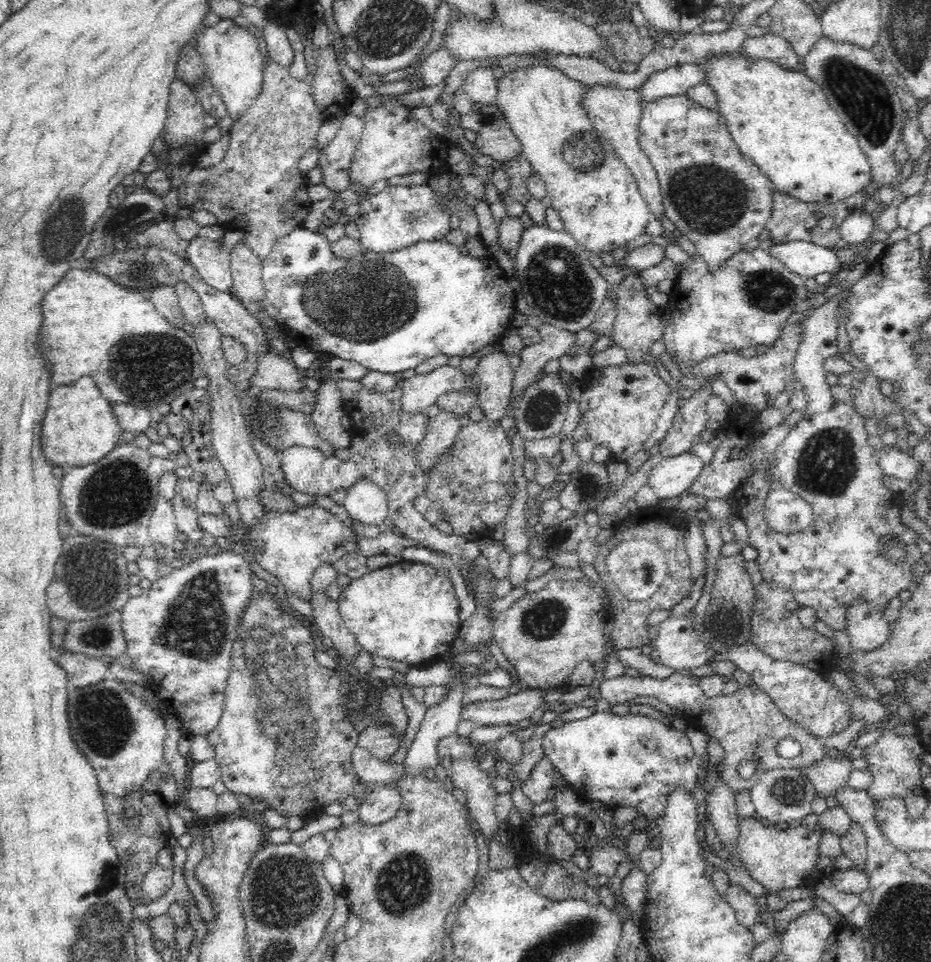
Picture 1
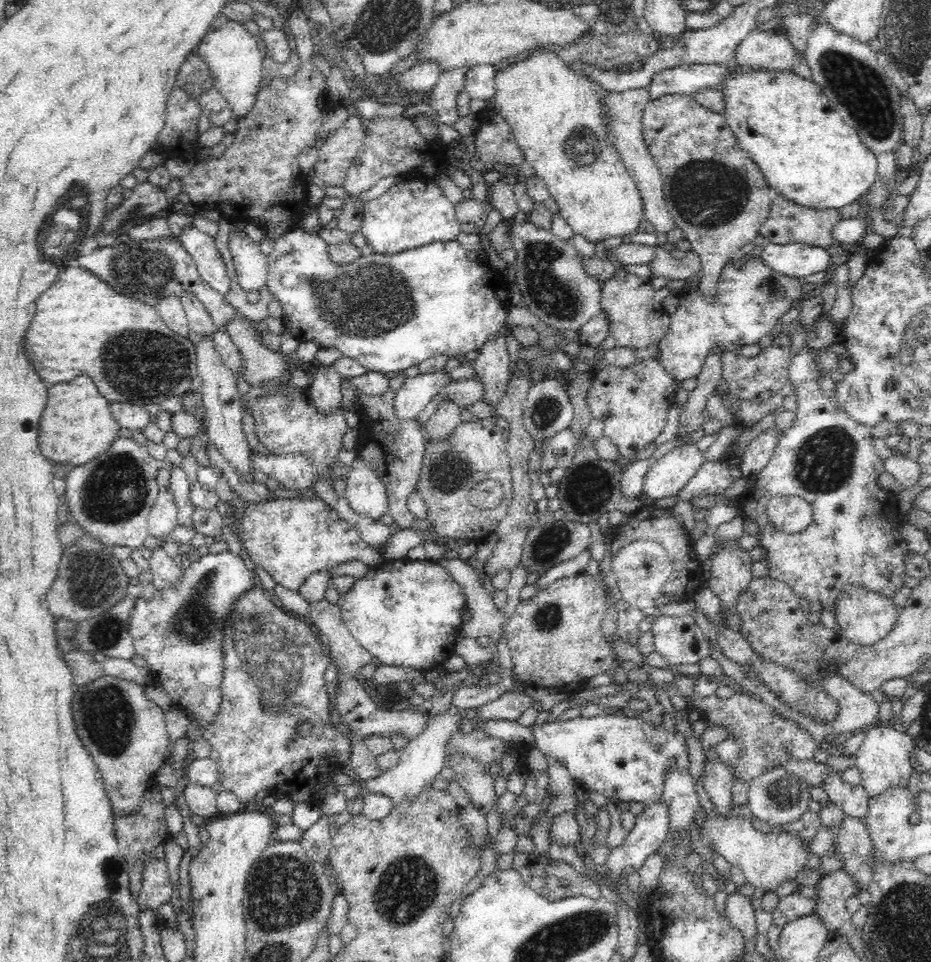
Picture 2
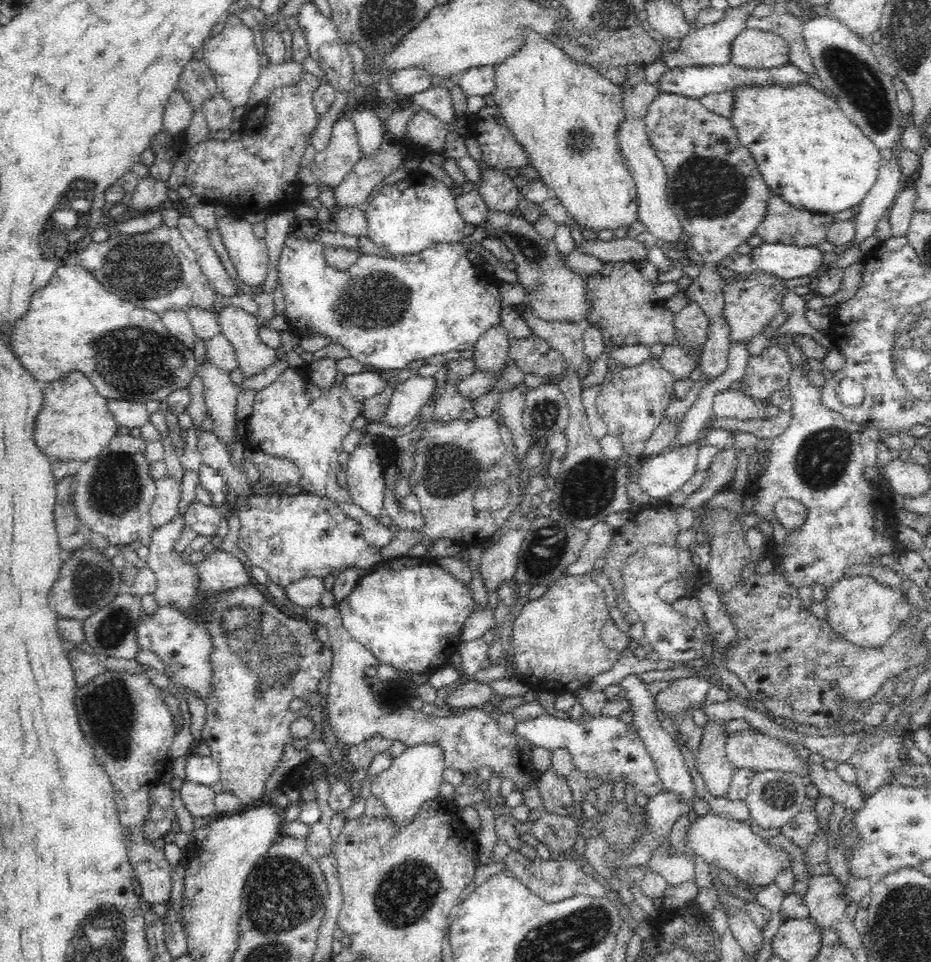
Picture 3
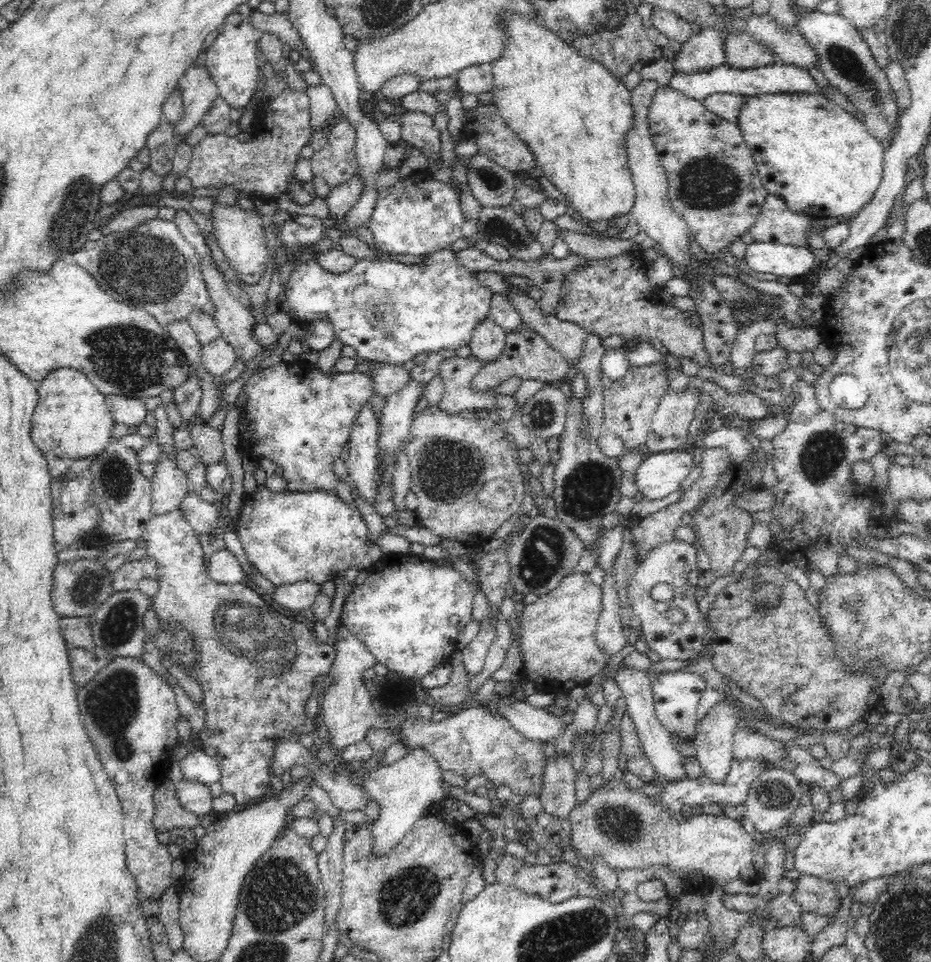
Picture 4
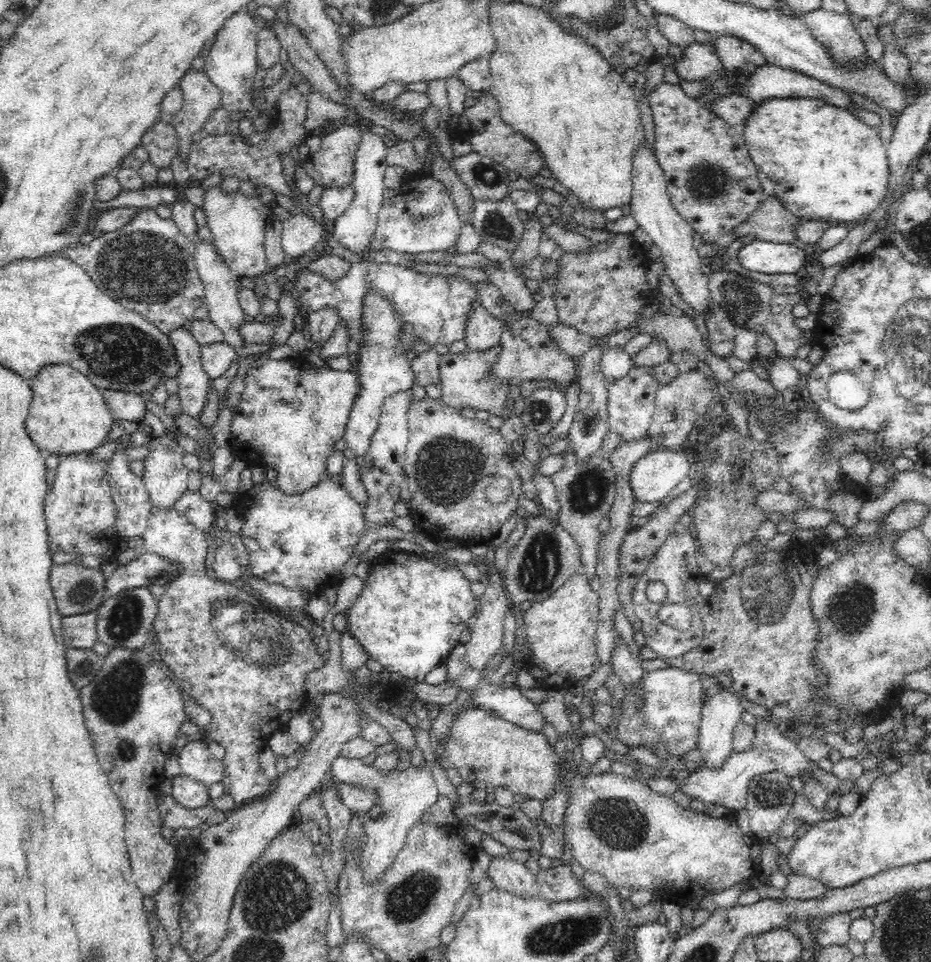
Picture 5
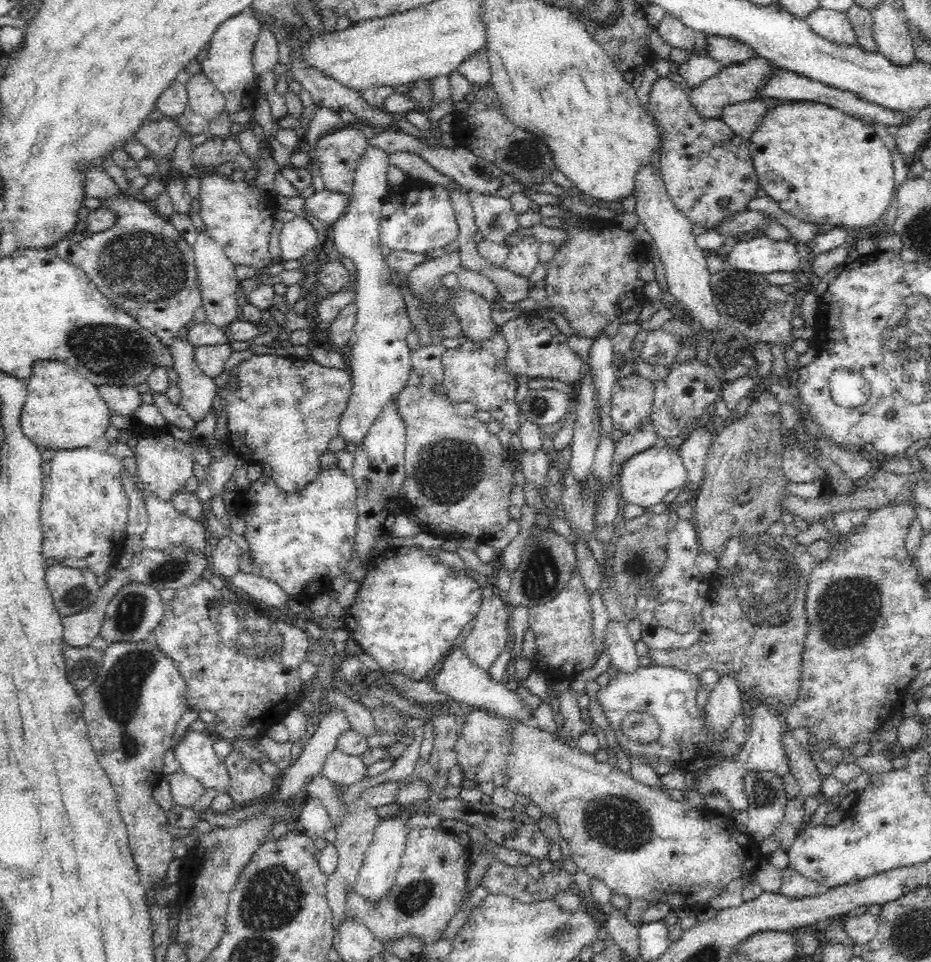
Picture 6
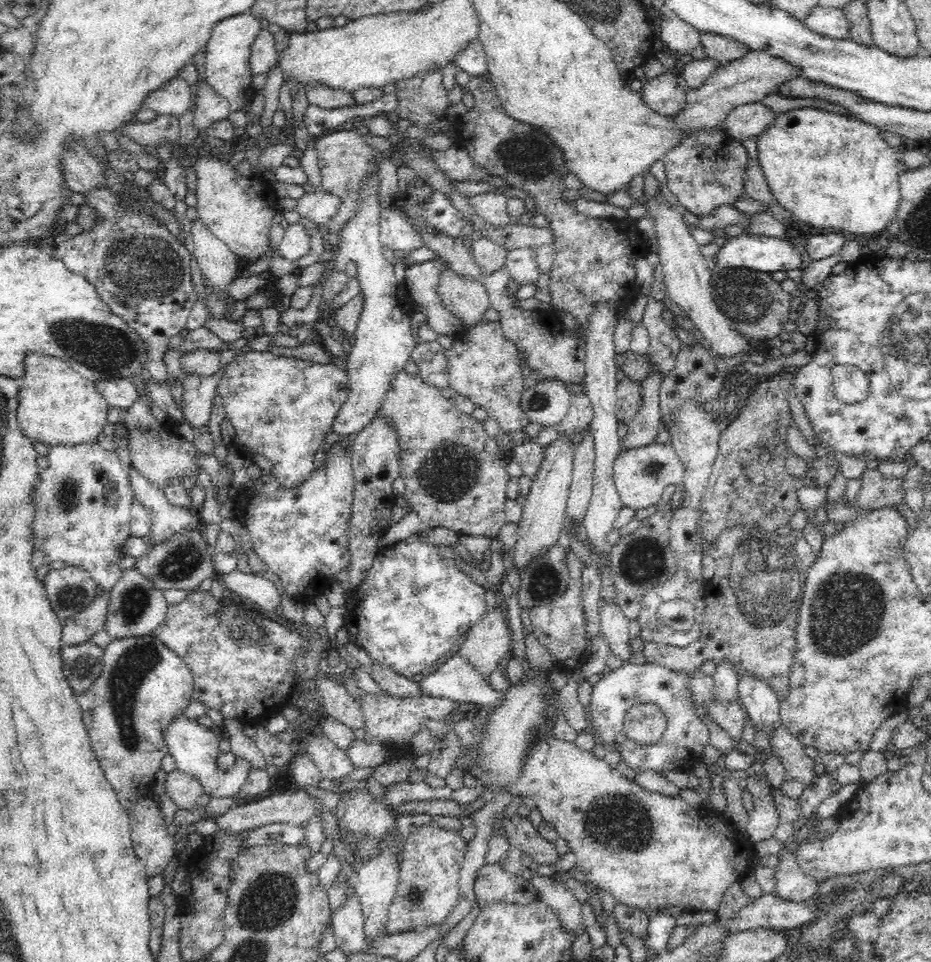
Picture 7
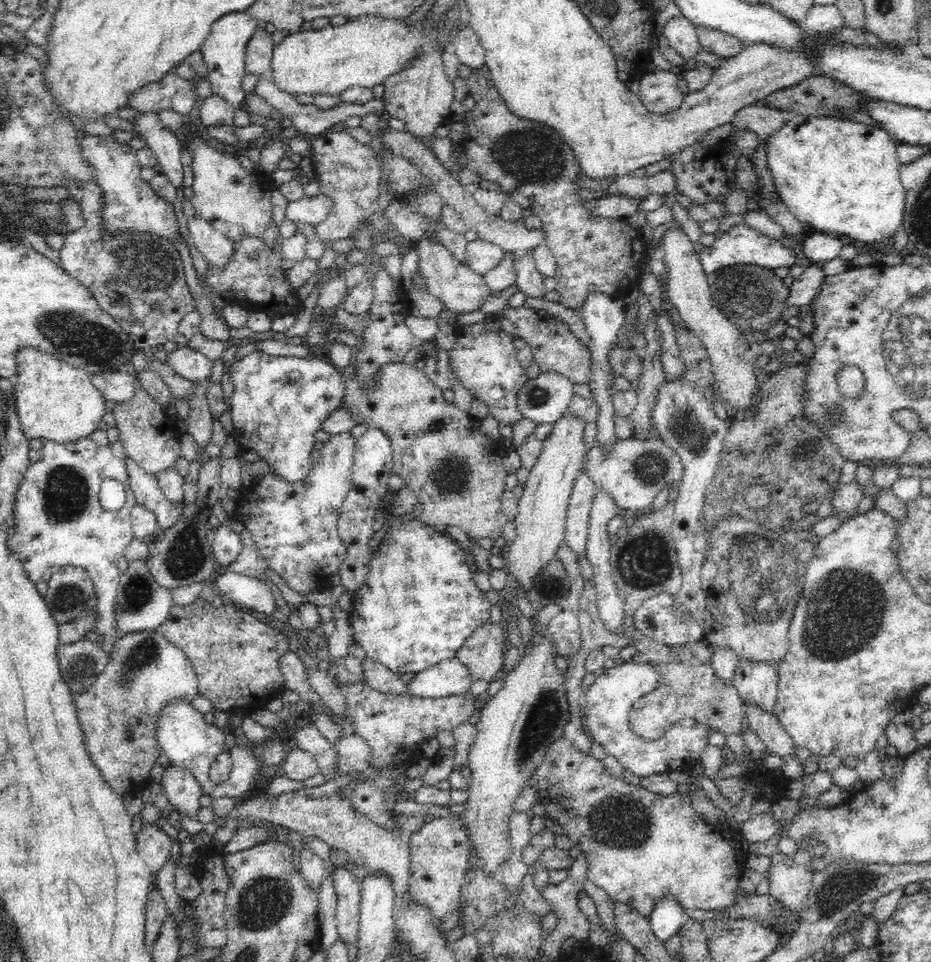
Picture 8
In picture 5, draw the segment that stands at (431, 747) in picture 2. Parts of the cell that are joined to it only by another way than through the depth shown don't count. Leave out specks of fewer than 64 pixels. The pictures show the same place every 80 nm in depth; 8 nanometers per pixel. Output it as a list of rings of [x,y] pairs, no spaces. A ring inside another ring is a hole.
[[[338,756],[330,764],[330,776],[336,783],[344,783],[354,786],[370,788],[378,792],[382,805],[380,818],[364,818],[364,834],[366,844],[361,854],[363,877],[367,882],[380,882],[388,868],[395,862],[402,850],[404,840],[410,829],[421,820],[425,810],[428,810],[440,799],[438,788],[432,777],[432,771],[427,764],[416,768],[411,766],[403,772],[391,770],[387,772],[377,771],[364,760],[349,760],[344,756]]]

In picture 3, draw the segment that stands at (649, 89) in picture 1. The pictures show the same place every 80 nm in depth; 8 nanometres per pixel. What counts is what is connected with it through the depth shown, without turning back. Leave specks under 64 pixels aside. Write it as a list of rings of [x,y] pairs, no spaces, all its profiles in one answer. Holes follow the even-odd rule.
[[[728,63],[722,66],[686,66],[686,68],[668,69],[660,82],[656,84],[658,93],[670,93],[687,96],[688,98],[700,98],[706,94],[731,92],[732,89],[743,83],[756,83],[756,85],[767,85],[768,83],[799,83],[808,82],[808,73],[792,63],[776,68],[749,69]]]

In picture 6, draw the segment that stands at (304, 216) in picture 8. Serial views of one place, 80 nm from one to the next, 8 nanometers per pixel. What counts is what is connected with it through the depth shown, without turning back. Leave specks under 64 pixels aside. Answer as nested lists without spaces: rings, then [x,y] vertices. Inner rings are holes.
[[[328,189],[314,191],[309,197],[303,200],[303,212],[312,214],[314,218],[332,225],[338,220],[349,204],[350,194],[332,192]]]

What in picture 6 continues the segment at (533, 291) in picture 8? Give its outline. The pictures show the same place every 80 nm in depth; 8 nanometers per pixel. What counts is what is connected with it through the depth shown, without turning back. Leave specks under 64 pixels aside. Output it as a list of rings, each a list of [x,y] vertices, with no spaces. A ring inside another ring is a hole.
[[[527,237],[510,247],[509,255],[502,267],[516,276],[530,277],[539,264],[537,256],[539,248],[540,243],[534,237]]]

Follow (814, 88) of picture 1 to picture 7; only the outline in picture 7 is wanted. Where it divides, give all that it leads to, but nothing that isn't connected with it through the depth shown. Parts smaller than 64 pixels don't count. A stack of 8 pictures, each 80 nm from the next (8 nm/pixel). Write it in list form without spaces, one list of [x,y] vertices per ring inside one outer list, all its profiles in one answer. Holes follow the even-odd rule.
[[[804,107],[778,113],[758,134],[758,166],[770,187],[771,198],[790,211],[794,220],[818,229],[832,228],[862,238],[885,236],[884,231],[897,218],[899,206],[899,157],[873,124],[823,109]]]

